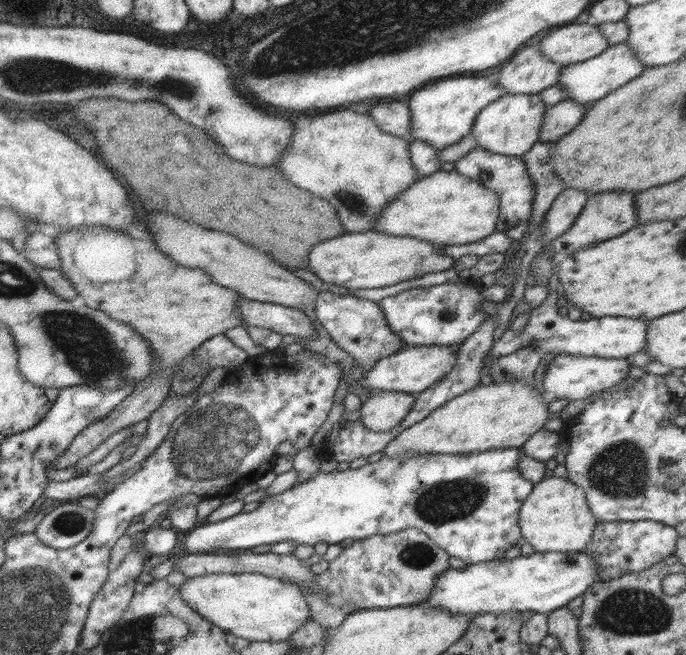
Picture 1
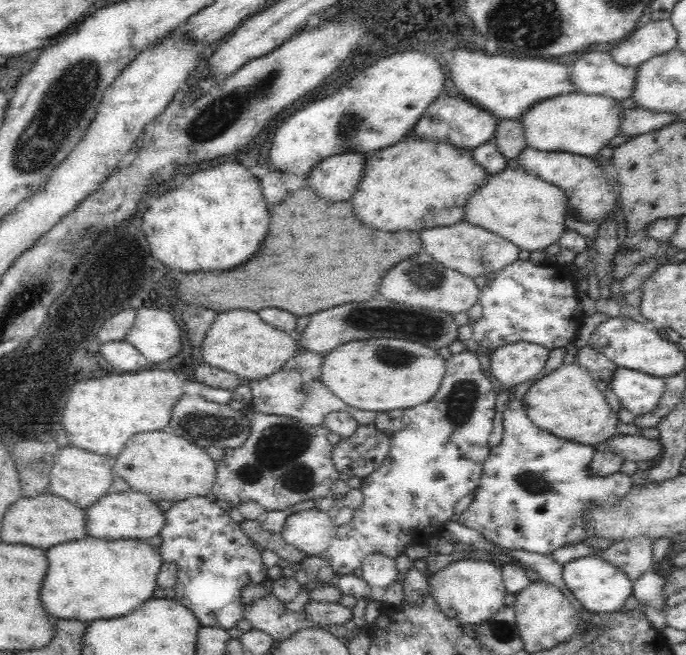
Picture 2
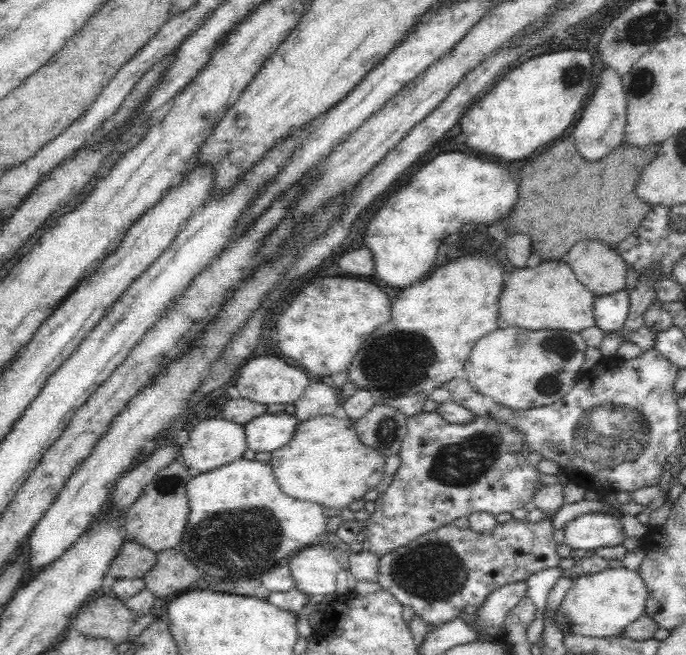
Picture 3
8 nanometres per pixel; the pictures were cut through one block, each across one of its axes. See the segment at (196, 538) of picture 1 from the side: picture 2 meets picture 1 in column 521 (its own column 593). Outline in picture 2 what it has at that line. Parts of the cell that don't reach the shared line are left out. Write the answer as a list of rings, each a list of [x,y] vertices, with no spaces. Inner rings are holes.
[[[510,395],[503,411],[503,425],[505,431],[501,442],[491,447],[483,462],[481,479],[472,502],[460,516],[456,516],[456,521],[476,530],[501,548],[521,549],[546,556],[566,544],[589,540],[592,531],[584,527],[584,510],[592,504],[610,506],[626,496],[633,485],[630,475],[618,471],[606,476],[590,476],[587,466],[595,453],[593,446],[566,440],[538,428],[526,414],[523,399],[513,400],[513,395]]]

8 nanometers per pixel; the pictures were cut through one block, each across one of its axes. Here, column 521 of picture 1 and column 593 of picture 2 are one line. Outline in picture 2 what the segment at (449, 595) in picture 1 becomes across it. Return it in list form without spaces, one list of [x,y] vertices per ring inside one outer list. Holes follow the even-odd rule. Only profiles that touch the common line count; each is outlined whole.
[[[584,556],[584,558],[576,558],[576,560],[570,560],[566,564],[562,564],[562,579],[564,585],[573,594],[574,602],[579,607],[586,608],[595,613],[614,613],[620,607],[624,606],[626,600],[630,598],[632,583],[622,571],[620,571],[614,564],[603,560],[597,556]]]

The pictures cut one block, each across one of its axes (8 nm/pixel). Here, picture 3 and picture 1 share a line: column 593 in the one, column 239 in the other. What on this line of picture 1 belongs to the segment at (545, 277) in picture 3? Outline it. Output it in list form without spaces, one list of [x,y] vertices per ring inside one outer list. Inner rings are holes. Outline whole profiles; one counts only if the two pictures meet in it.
[[[85,224],[85,227],[77,226],[67,230],[67,232],[63,232],[61,236],[55,239],[55,247],[57,247],[57,255],[59,255],[59,270],[67,277],[69,284],[75,287],[77,295],[84,299],[85,306],[89,306],[89,308],[94,310],[99,308],[99,310],[107,312],[113,320],[121,320],[121,322],[129,324],[131,328],[135,328],[135,332],[139,332],[139,335],[149,343],[151,357],[155,359],[155,370],[149,376],[145,376],[145,380],[141,380],[139,385],[135,386],[135,389],[131,390],[131,393],[108,415],[105,415],[95,423],[88,424],[79,434],[72,438],[71,444],[68,444],[61,456],[57,456],[57,460],[51,466],[53,469],[61,470],[70,466],[73,467],[79,458],[89,454],[110,434],[140,420],[145,420],[151,412],[159,408],[161,402],[166,398],[173,365],[198,348],[207,338],[211,338],[215,334],[224,333],[229,328],[241,326],[241,321],[244,319],[240,316],[239,311],[239,298],[242,298],[239,293],[215,284],[203,269],[187,268],[175,263],[171,257],[167,257],[155,247],[153,240],[133,239],[125,231],[111,230],[111,228],[101,226],[87,226]],[[89,260],[105,260],[103,262],[105,266],[101,266],[101,268],[107,268],[107,270],[109,270],[107,264],[125,264],[133,272],[127,278],[123,278],[123,280],[119,278],[115,282],[111,282],[111,280],[109,282],[89,280],[89,278],[85,278],[85,272],[83,272],[83,268],[85,268],[83,264],[87,264]]]

